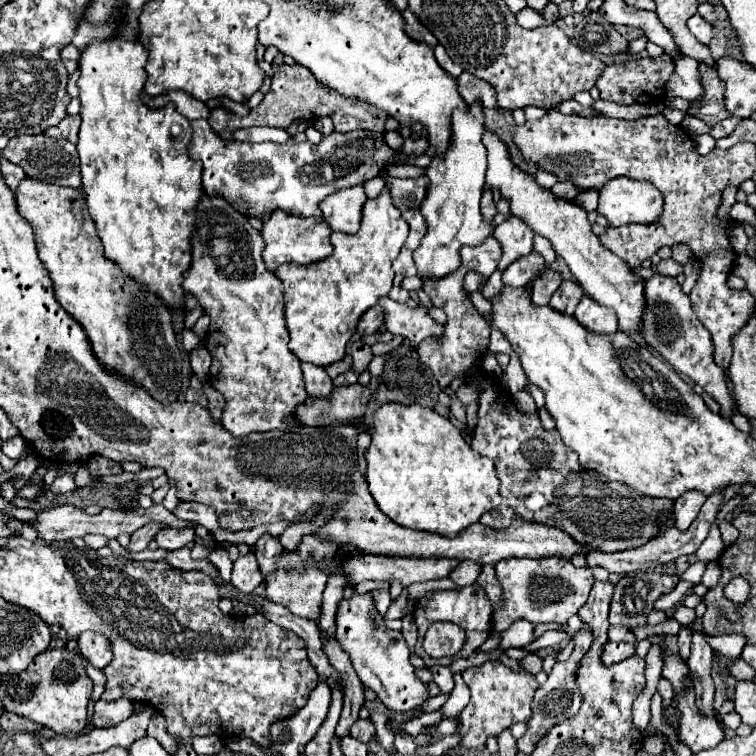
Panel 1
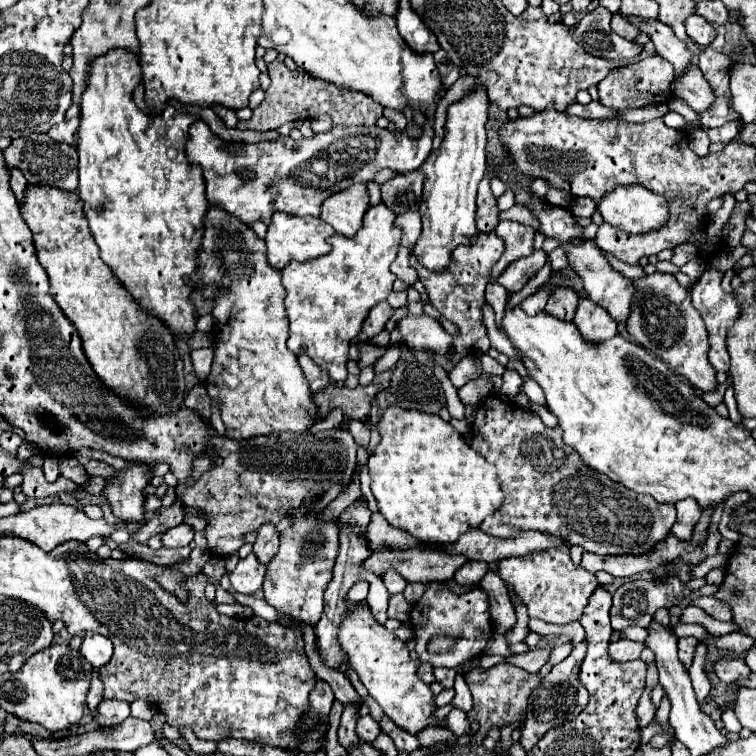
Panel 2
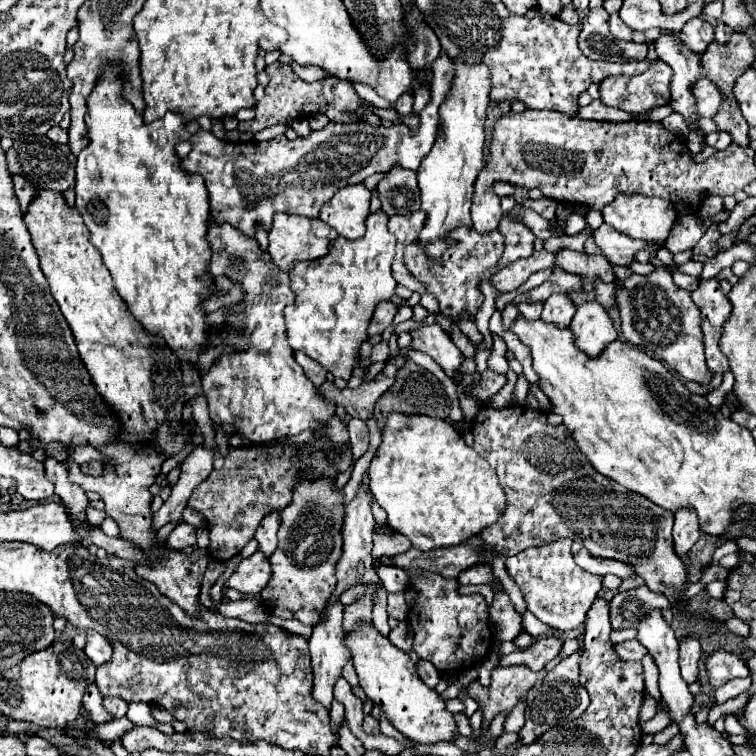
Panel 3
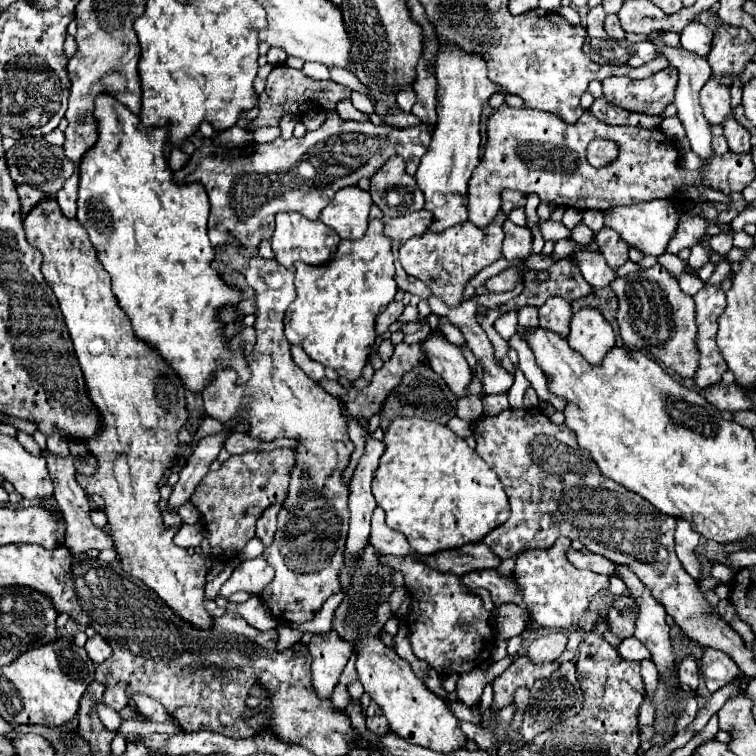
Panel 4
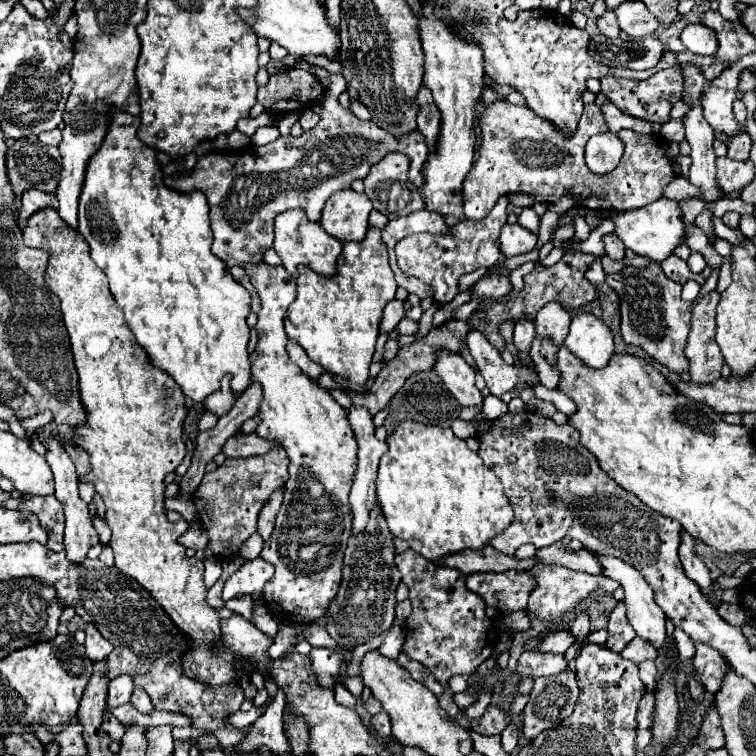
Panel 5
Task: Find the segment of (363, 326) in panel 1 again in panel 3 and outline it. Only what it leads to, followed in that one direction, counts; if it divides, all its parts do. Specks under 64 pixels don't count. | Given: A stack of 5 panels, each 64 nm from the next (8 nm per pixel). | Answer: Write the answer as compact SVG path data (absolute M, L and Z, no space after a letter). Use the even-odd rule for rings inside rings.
M380 302L380 304L376 306L376 312L374 312L370 324L368 324L368 334L370 334L370 336L382 334L382 332L390 326L396 310L398 310L396 304L392 304L392 302Z

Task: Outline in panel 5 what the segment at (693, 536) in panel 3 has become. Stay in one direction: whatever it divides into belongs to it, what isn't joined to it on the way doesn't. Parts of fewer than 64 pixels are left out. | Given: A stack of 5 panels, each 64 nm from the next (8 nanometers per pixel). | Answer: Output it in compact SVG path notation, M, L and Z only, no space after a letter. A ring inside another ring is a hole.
M682 532L680 536L680 560L682 560L682 566L684 566L684 572L690 580L694 580L700 590L708 596L708 600L718 606L712 598L712 578L710 578L710 572L708 568L704 566L704 562L694 554L694 544L696 540L692 540L692 536L688 536L688 532Z

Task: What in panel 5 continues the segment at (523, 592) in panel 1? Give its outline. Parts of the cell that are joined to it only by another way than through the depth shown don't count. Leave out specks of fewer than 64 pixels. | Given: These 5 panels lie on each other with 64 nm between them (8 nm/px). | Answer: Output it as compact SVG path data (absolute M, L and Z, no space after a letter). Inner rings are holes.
M536 564L536 568L530 568L528 574L532 574L532 578L536 580L536 588L530 592L530 598L528 598L528 610L548 626L562 622L564 616L568 612L576 610L578 606L582 606L588 600L590 592L594 592L596 588L604 588L610 594L618 588L618 584L614 580L608 580L602 574L592 576L586 572L568 570L568 568L558 566L558 564Z

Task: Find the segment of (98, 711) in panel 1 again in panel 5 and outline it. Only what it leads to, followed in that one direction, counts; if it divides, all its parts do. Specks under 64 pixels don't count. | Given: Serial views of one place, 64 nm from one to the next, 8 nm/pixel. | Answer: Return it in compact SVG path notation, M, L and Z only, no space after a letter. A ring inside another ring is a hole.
M118 676L110 682L108 686L108 698L106 698L106 704L110 708L116 708L116 706L122 706L130 700L130 694L132 694L134 686L132 686L132 678L130 676Z

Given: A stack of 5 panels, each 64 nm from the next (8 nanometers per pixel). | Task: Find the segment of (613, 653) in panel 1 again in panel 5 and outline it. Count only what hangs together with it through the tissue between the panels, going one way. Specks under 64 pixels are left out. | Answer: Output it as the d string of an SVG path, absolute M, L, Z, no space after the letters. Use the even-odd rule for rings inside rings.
M638 636L620 652L622 658L628 658L636 664L644 662L644 660L656 660L656 648L652 644L648 644L646 640L638 640Z

